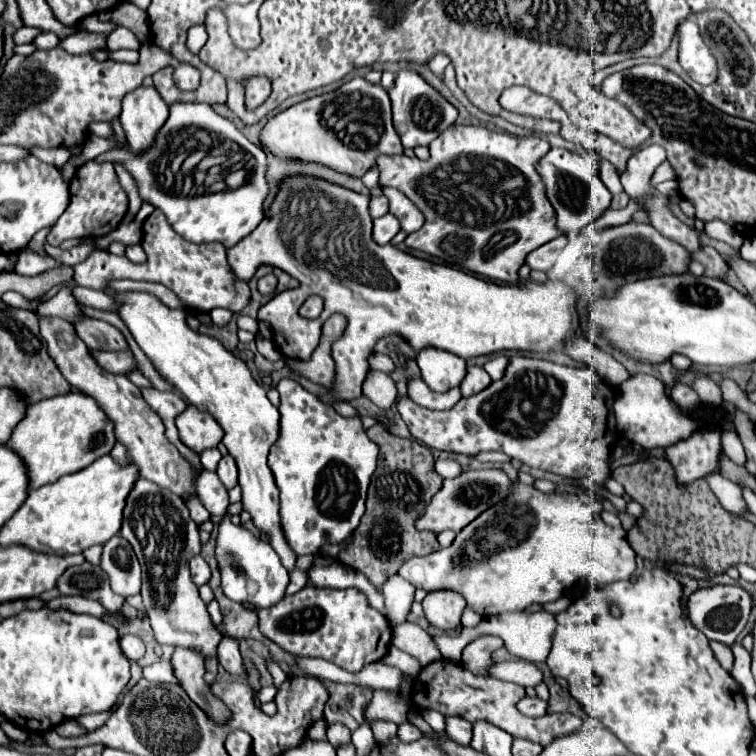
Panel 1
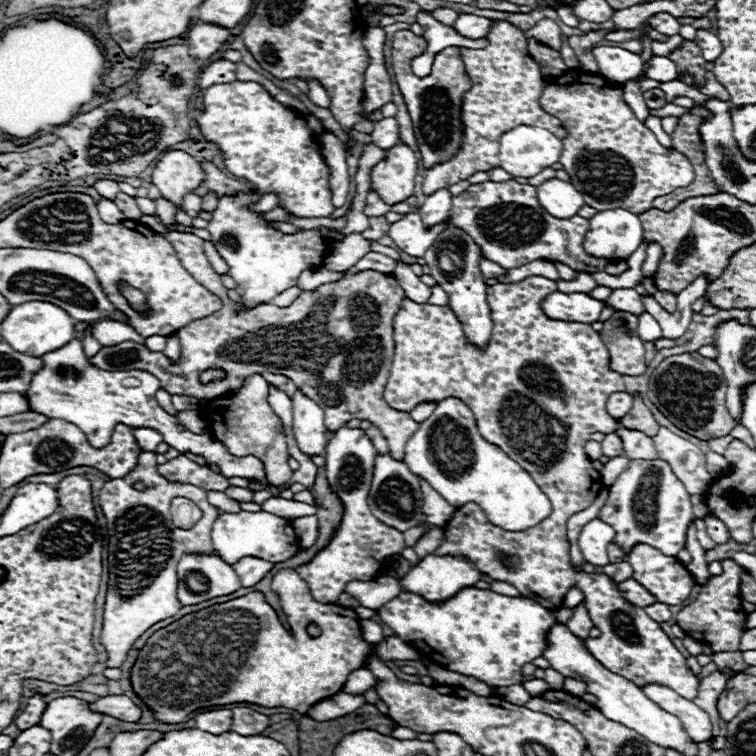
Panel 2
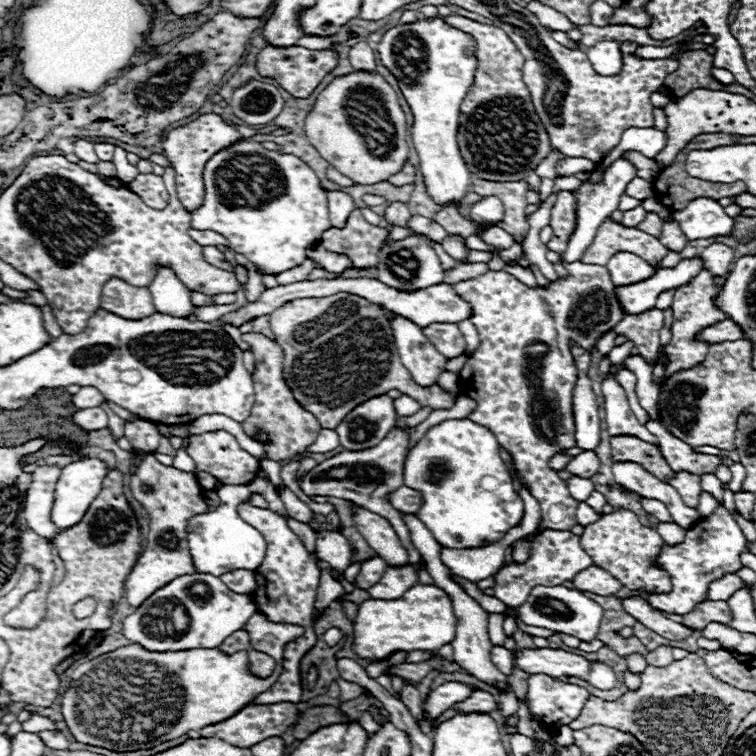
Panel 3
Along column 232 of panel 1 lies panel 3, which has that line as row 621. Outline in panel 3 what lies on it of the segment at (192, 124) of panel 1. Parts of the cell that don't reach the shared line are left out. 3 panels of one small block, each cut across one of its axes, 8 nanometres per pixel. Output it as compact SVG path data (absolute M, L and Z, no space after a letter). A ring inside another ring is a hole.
M188 574L188 576L180 576L176 580L172 580L170 584L162 586L160 590L156 590L140 608L136 608L134 614L130 614L124 620L124 630L122 634L130 640L130 642L138 642L142 644L146 650L152 652L166 652L166 650L192 650L192 648L218 648L232 632L240 630L246 620L256 612L256 604L252 600L252 596L248 594L236 594L230 588L226 588L226 584L212 574ZM168 598L178 598L180 604L186 608L186 614L190 618L190 626L186 632L178 634L178 636L162 636L154 624L148 626L146 622L146 614L152 606L156 606L158 600L168 600Z

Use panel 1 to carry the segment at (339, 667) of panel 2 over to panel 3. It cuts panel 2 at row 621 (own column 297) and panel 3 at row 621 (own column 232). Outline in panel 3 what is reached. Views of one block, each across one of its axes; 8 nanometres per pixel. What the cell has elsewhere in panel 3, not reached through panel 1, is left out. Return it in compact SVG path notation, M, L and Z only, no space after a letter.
M254 614L244 626L250 636L250 646L258 652L270 654L276 660L276 668L268 678L258 678L248 670L248 652L240 650L234 654L224 654L220 648L194 648L182 652L148 652L142 644L128 644L114 652L102 654L90 662L80 664L72 670L70 688L64 694L62 716L78 742L108 748L114 752L132 752L162 742L180 738L188 730L200 730L208 724L218 724L228 716L234 716L242 706L254 702L254 698L268 690L280 676L284 646L304 633L304 628L292 624L270 622L262 614Z

